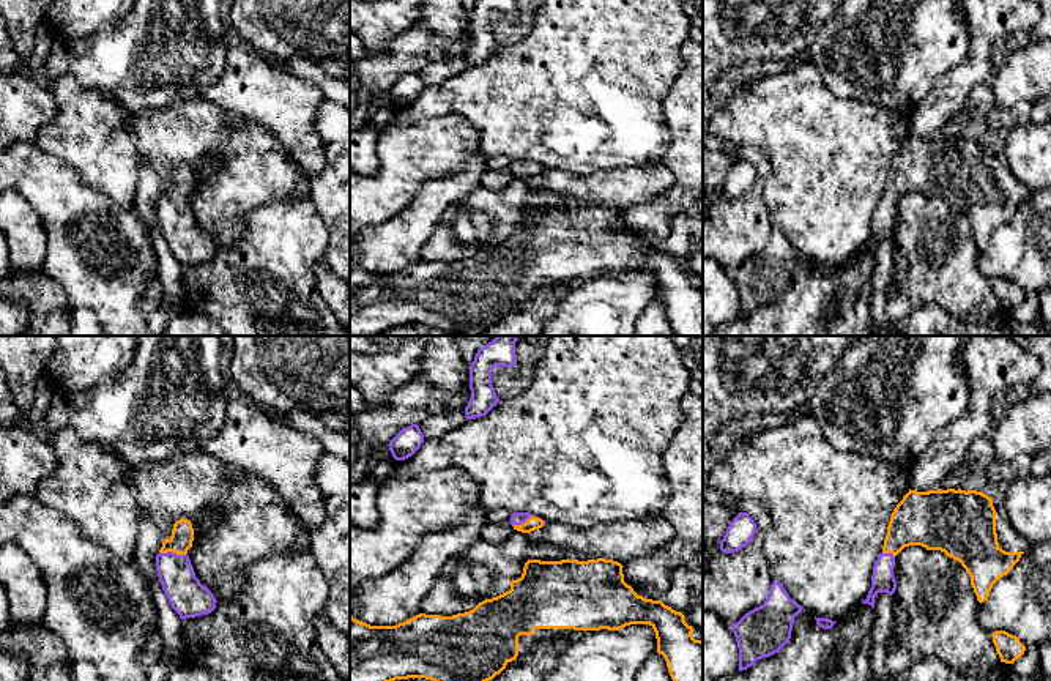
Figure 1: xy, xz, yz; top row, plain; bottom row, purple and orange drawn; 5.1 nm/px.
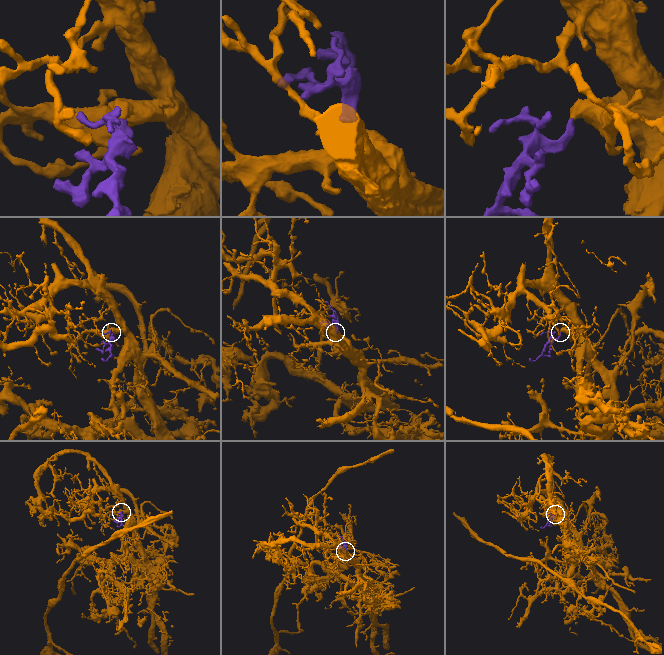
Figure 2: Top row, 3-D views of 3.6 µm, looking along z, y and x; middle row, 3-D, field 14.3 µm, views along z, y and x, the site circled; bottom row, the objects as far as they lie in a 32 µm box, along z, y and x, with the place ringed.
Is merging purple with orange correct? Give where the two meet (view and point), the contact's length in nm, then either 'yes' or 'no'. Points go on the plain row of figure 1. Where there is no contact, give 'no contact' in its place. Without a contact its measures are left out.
xy (172, 199) | 140 nm | yes

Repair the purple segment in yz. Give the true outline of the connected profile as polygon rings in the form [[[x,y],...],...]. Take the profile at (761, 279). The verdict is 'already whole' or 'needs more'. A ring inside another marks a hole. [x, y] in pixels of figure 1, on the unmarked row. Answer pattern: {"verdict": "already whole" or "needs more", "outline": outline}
{"verdict": "already whole", "outline": [[[774,227],[764,251],[731,273],[739,295],[739,318],[778,300],[789,288],[794,265],[802,255],[783,232]]]}

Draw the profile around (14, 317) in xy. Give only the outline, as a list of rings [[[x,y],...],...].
[[[0,296],[0,336],[24,336],[28,328],[28,307],[20,301]]]

